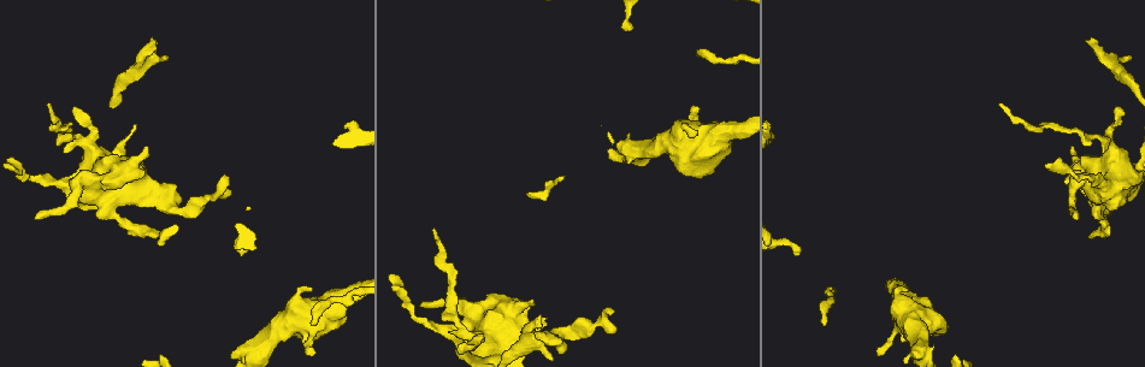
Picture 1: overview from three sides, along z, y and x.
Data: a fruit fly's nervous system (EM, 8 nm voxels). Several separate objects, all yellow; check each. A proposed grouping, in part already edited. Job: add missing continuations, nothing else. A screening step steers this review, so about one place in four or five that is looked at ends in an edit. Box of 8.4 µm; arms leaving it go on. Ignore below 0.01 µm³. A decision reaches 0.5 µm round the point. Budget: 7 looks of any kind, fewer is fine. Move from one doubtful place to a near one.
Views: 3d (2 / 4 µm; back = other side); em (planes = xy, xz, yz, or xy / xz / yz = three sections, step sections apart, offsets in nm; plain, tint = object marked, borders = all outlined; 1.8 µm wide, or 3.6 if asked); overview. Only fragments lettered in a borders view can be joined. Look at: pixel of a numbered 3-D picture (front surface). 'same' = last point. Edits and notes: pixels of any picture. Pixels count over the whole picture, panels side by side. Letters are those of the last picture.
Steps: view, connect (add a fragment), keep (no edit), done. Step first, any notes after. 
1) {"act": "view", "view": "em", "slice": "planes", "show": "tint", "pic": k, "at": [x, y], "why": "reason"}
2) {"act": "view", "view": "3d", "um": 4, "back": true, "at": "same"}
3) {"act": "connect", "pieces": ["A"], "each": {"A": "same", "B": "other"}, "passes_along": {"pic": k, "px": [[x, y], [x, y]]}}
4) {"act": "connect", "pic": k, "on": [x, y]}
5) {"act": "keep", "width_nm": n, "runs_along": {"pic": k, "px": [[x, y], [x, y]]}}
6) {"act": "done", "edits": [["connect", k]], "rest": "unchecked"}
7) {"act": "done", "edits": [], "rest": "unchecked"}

{"act": "view", "view": "3d", "um": 4, "back": true, "pic": 1, "at": [157, 233], "why": "free end"}

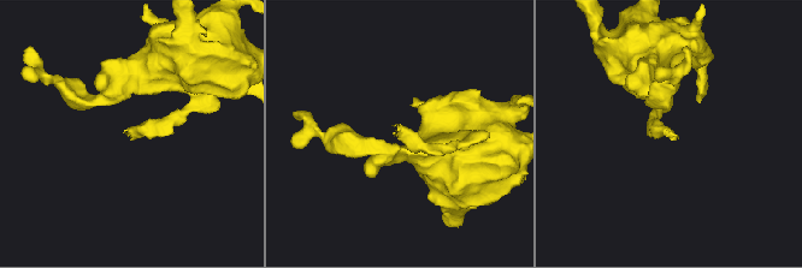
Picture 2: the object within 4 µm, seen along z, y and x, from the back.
{"act": "view", "view": "em", "slice": "yz", "step": 4, "show": "borders", "pic": 2, "at": [675, 138]}

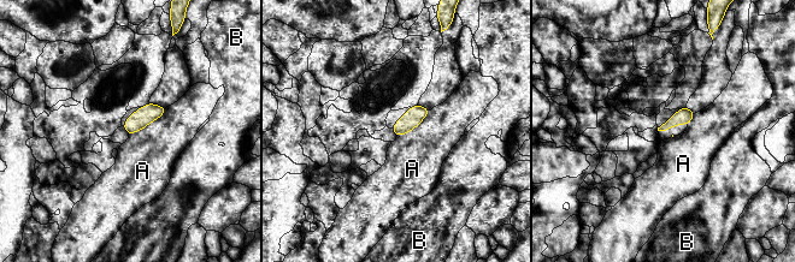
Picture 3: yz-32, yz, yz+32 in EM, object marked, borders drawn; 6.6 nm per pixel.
{"act": "view", "view": "em", "slice": "planes", "show": "borders", "at": "same"}

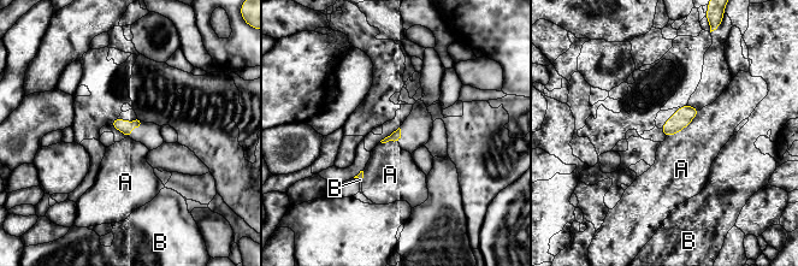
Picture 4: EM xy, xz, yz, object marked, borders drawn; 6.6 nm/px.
{"act": "keep", "each": {"A": "other", "B": "other"}, "found": "none of them fits"}

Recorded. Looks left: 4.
{"act": "view", "view": "3d", "um": 2, "pic": 1, "at": [612, 314], "why": "long arm stops here"}

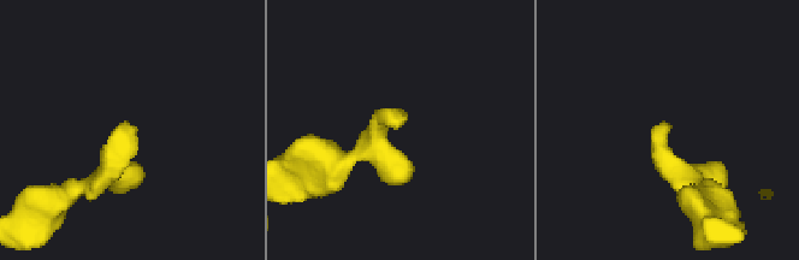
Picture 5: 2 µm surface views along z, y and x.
{"act": "view", "view": "em", "um": 3.6, "slice": "planes", "show": "borders", "pic": 5, "at": [133, 126]}

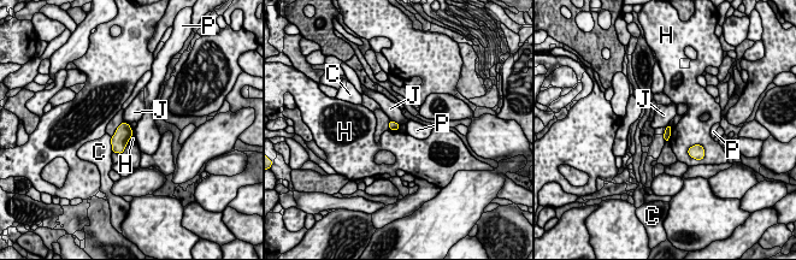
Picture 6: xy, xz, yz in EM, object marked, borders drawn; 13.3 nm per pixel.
{"act": "keep", "longest_contact_nm": ["H", 260], "each": {"C": "other", "H": "other", "J": "other", "P": "other"}, "border": {"pic": 6, "px": [[390, 119], [400, 124]]}, "found": "no lettered fragment goes on from it"}

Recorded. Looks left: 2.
{"act": "done", "edits": [], "rest": "unchecked"}

